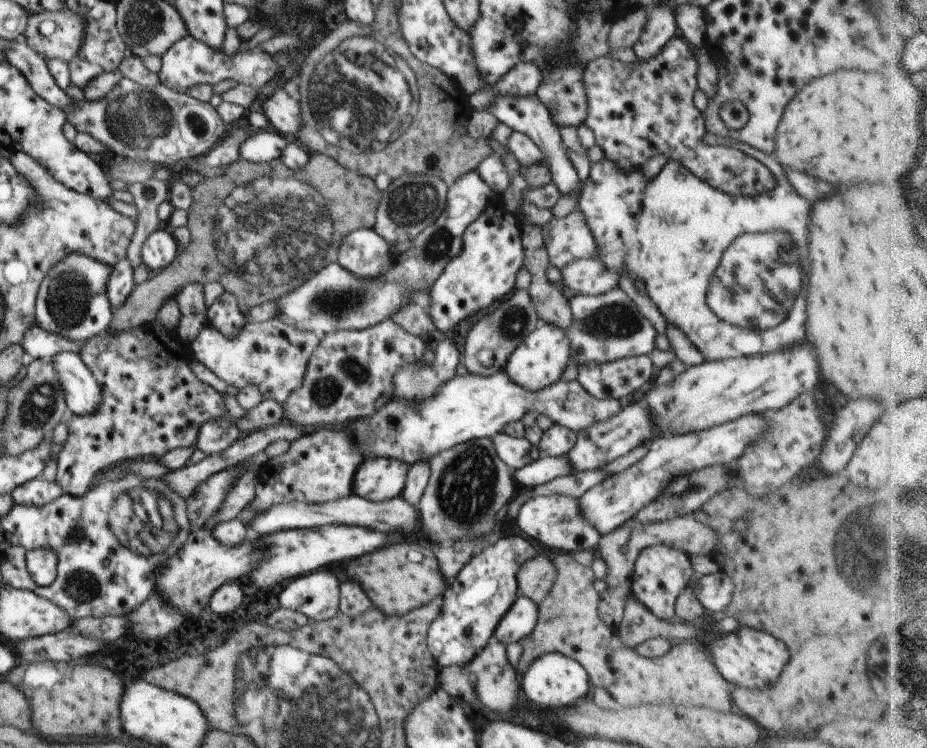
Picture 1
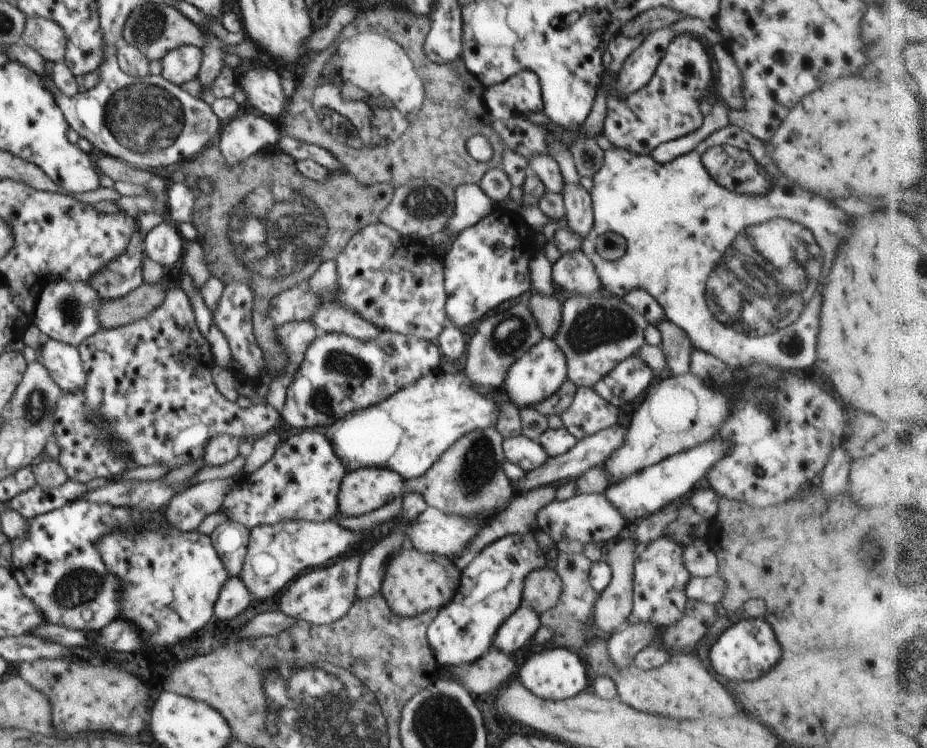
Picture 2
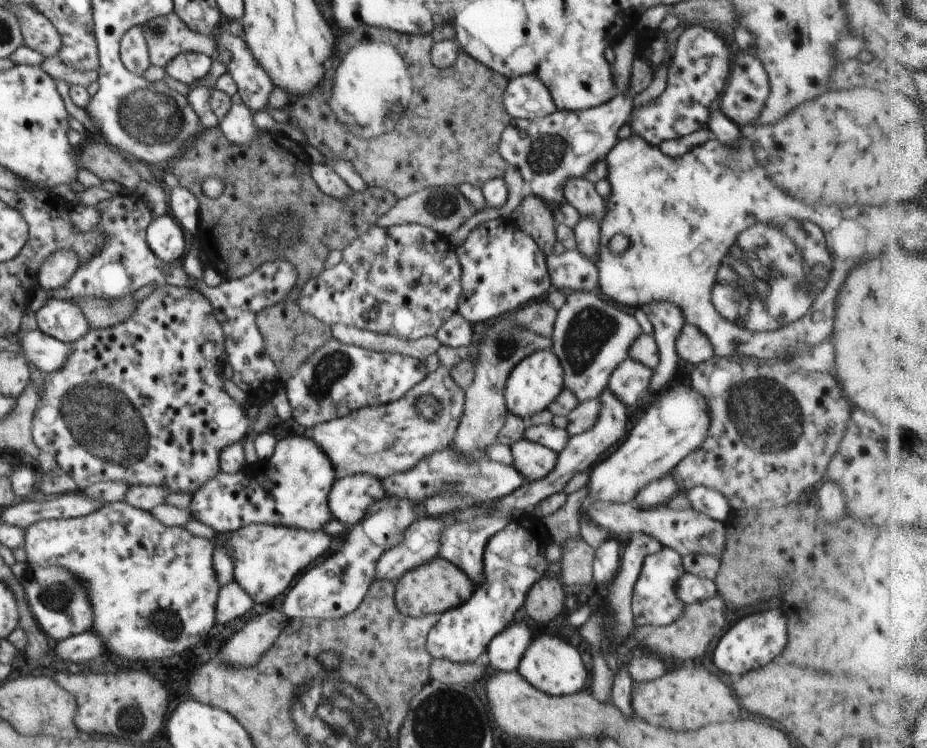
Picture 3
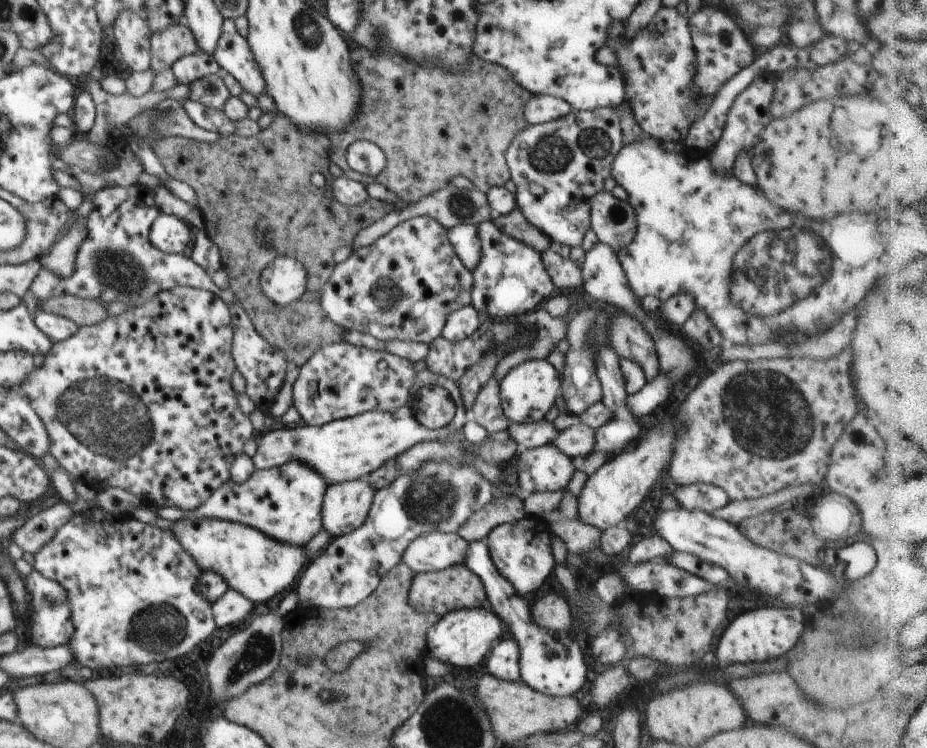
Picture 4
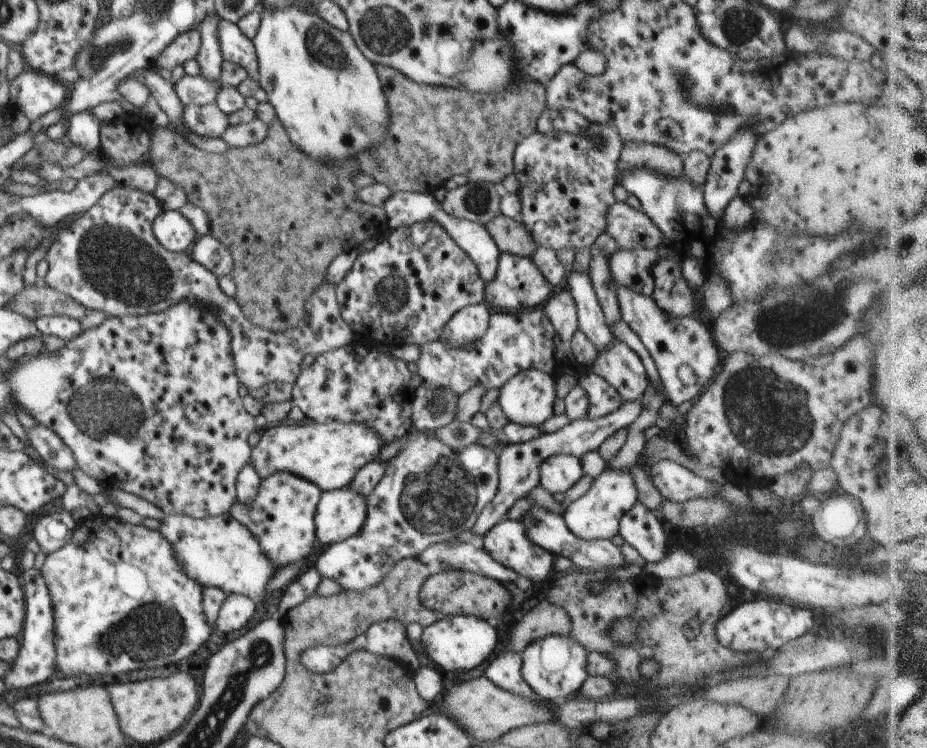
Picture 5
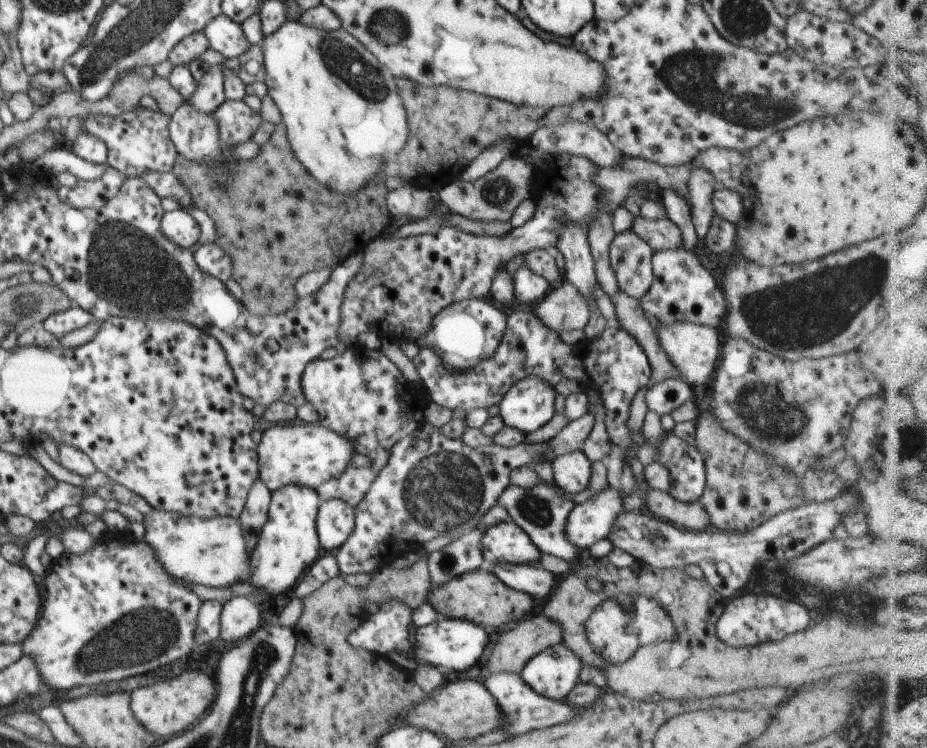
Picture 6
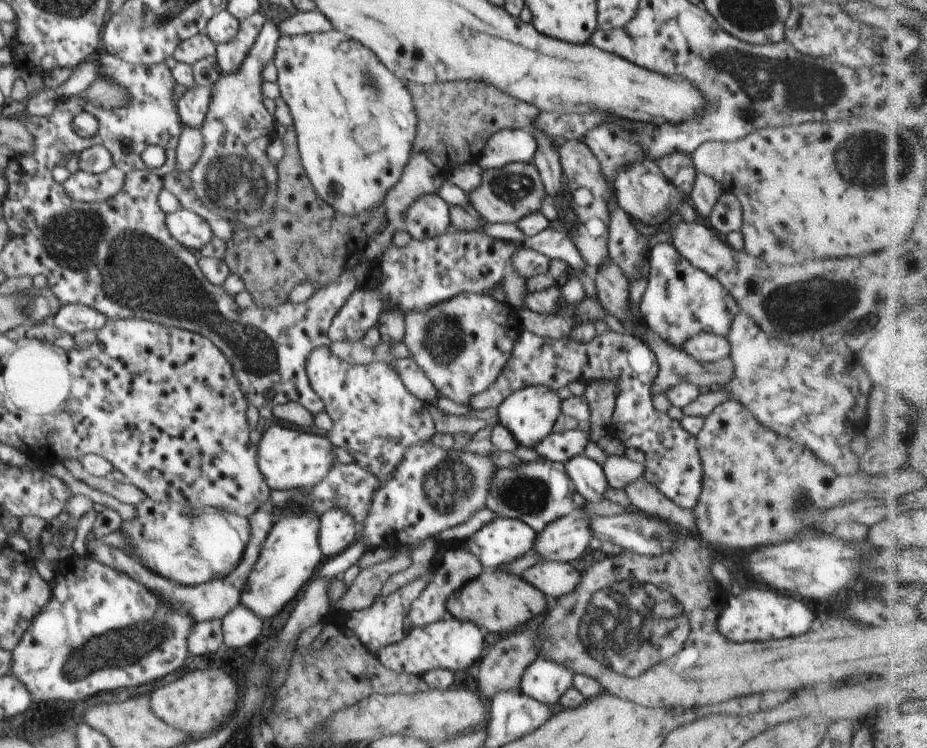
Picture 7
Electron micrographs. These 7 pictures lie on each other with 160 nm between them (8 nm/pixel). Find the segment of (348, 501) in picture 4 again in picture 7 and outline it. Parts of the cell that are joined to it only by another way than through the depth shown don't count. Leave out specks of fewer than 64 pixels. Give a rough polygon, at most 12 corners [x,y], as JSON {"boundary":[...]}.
{"boundary":[[342,508],[319,518],[325,560],[358,539],[358,524]]}

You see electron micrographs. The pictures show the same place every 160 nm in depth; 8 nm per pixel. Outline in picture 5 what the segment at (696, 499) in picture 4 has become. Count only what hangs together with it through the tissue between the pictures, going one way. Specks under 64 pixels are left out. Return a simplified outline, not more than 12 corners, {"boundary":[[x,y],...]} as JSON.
{"boundary":[[662,459],[650,466],[664,499],[717,498],[721,486]]}

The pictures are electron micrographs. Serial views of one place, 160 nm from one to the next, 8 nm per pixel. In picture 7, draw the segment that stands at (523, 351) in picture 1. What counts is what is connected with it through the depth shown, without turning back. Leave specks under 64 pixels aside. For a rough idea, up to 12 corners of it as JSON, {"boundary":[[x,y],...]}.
{"boundary":[[524,387],[497,408],[519,445],[534,449],[561,413],[555,390]]}

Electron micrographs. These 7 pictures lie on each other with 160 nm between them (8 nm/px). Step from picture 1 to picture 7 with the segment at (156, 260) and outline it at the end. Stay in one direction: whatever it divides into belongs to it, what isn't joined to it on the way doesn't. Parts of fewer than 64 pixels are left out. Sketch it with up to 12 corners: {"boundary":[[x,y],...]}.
{"boundary":[[184,207],[165,214],[182,246],[201,250],[215,236],[207,220]]}

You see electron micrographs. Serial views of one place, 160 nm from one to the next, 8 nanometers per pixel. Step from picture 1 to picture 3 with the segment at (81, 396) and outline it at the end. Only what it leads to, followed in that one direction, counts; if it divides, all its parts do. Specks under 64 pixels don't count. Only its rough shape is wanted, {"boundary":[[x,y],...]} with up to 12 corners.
{"boundary":[[39,328],[18,330],[25,358],[43,374],[59,371],[67,343]]}

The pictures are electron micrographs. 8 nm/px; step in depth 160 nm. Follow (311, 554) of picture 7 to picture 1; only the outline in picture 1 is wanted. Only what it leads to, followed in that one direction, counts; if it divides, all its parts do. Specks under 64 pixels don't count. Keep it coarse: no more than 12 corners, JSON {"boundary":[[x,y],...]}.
{"boundary":[[342,427],[304,433],[262,466],[245,510],[353,493],[363,456]]}

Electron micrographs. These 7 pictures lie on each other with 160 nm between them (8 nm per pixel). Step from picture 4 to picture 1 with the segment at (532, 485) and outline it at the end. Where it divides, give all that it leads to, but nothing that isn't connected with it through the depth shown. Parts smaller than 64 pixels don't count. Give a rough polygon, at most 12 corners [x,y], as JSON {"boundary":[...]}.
{"boundary":[[500,431],[492,440],[512,471],[543,455],[525,436]]}

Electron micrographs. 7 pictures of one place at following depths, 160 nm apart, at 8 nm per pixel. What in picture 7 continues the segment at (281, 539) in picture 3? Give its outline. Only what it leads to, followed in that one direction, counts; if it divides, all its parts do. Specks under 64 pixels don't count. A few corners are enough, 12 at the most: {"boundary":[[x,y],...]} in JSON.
{"boundary":[[148,496],[123,548],[181,585],[224,578],[249,517]]}

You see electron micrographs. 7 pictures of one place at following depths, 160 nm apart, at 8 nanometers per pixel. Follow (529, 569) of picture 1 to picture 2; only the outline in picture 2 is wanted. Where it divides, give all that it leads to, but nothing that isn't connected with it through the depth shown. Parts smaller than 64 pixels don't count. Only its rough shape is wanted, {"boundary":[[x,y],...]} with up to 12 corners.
{"boundary":[[544,567],[530,572],[523,600],[538,614],[560,602],[561,578]]}

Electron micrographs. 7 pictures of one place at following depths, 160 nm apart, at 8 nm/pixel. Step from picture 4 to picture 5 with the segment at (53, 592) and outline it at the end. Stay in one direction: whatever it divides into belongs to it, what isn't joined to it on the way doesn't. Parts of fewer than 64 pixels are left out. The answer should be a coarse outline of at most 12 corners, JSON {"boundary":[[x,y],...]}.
{"boundary":[[38,569],[25,570],[24,639],[6,692],[55,670],[55,616]]}

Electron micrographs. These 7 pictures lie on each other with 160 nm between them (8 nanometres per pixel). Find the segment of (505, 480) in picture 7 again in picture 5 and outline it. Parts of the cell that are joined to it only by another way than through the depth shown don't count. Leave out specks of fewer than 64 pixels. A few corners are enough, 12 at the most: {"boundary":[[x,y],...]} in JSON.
{"boundary":[[538,504],[523,514],[528,538],[578,570],[631,562],[611,539],[585,541],[560,513]]}

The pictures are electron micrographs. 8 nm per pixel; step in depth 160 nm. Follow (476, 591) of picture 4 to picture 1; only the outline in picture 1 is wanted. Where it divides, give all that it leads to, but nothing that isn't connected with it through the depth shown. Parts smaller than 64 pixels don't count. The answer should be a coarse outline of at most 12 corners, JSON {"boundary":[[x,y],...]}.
{"boundary":[[385,544],[348,579],[385,615],[404,616],[448,586],[433,549]]}

